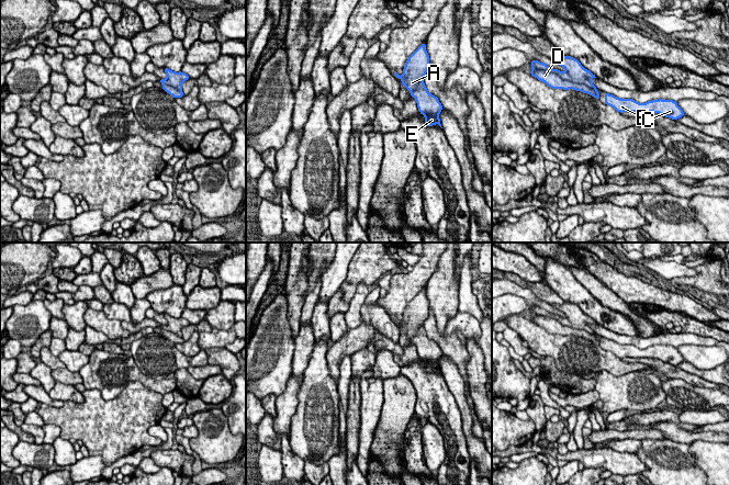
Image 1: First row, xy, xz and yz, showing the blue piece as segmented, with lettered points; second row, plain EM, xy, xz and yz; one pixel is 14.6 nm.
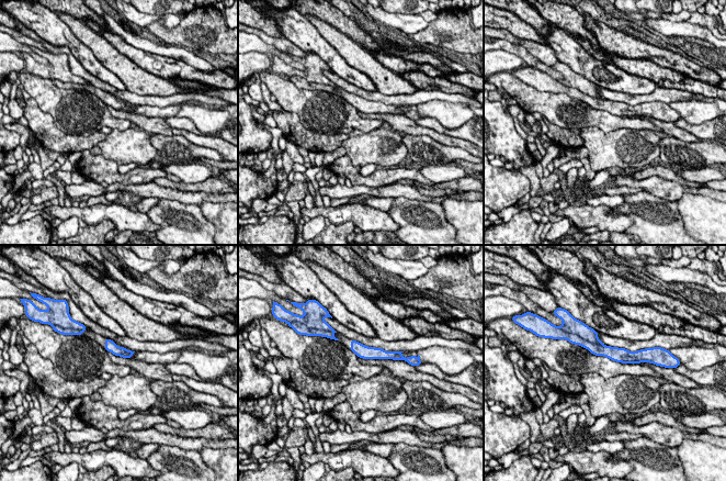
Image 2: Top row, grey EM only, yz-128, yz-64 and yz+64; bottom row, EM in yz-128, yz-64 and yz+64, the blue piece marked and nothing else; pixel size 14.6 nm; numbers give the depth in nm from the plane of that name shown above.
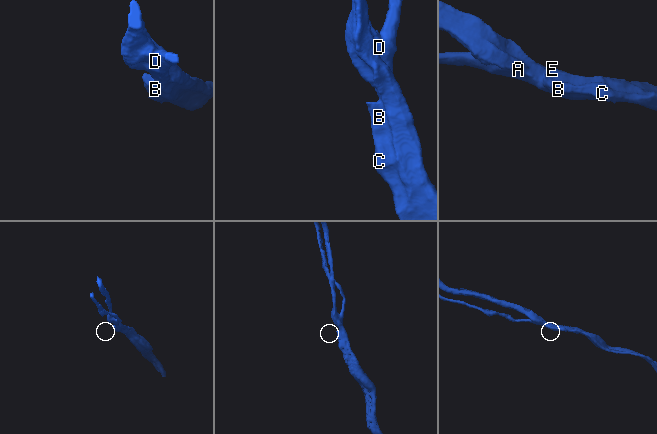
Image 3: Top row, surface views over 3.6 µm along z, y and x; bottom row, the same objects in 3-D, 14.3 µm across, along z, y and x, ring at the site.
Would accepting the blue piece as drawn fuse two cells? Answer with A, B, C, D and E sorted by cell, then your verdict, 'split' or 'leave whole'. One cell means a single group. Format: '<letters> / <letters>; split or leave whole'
A B C D E; leave whole

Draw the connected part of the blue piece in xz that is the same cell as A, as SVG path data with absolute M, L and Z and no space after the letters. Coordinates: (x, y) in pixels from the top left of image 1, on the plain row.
M423 289L406 306L403 320L400 323L394 317L393 322L402 326L401 329L411 338L411 342L416 346L419 359L426 364L425 371L438 370L441 373L439 359L444 353L438 343L427 337L423 327L428 315L429 302L426 296L426 289Z

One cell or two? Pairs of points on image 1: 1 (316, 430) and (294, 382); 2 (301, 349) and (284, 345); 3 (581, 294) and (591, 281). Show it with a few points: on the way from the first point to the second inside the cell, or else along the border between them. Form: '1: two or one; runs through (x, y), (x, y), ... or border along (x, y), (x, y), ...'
1: two; border along (303, 380), (298, 394), (296, 409), (292, 416)
2: two; border along (294, 339), (291, 372)
3: two; border along (570, 268), (573, 275), (603, 306)

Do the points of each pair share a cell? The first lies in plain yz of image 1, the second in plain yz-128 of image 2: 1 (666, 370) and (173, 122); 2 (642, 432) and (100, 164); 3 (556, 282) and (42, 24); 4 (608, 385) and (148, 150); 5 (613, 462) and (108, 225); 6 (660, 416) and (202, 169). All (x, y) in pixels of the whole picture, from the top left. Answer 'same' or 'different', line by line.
1: different
2: different
3: same
4: same
5: different
6: different

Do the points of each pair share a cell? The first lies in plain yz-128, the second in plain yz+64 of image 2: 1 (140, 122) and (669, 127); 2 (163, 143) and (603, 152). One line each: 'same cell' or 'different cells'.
1: same cell
2: different cells

